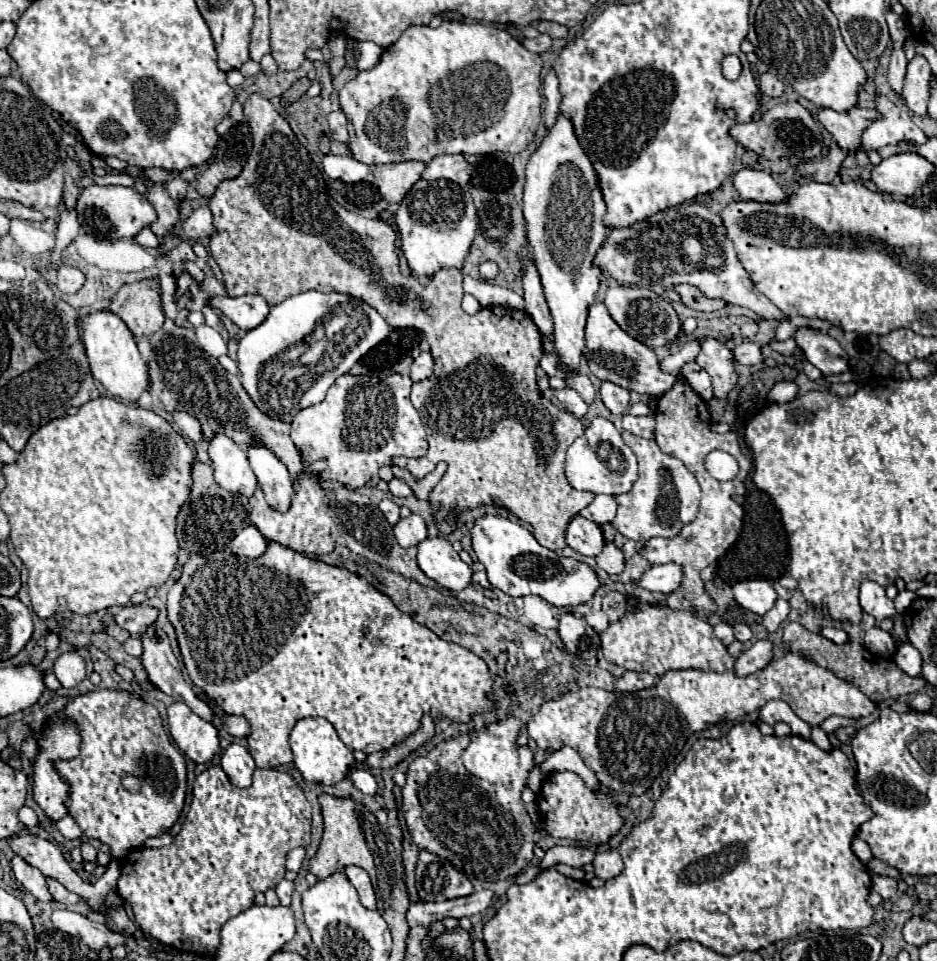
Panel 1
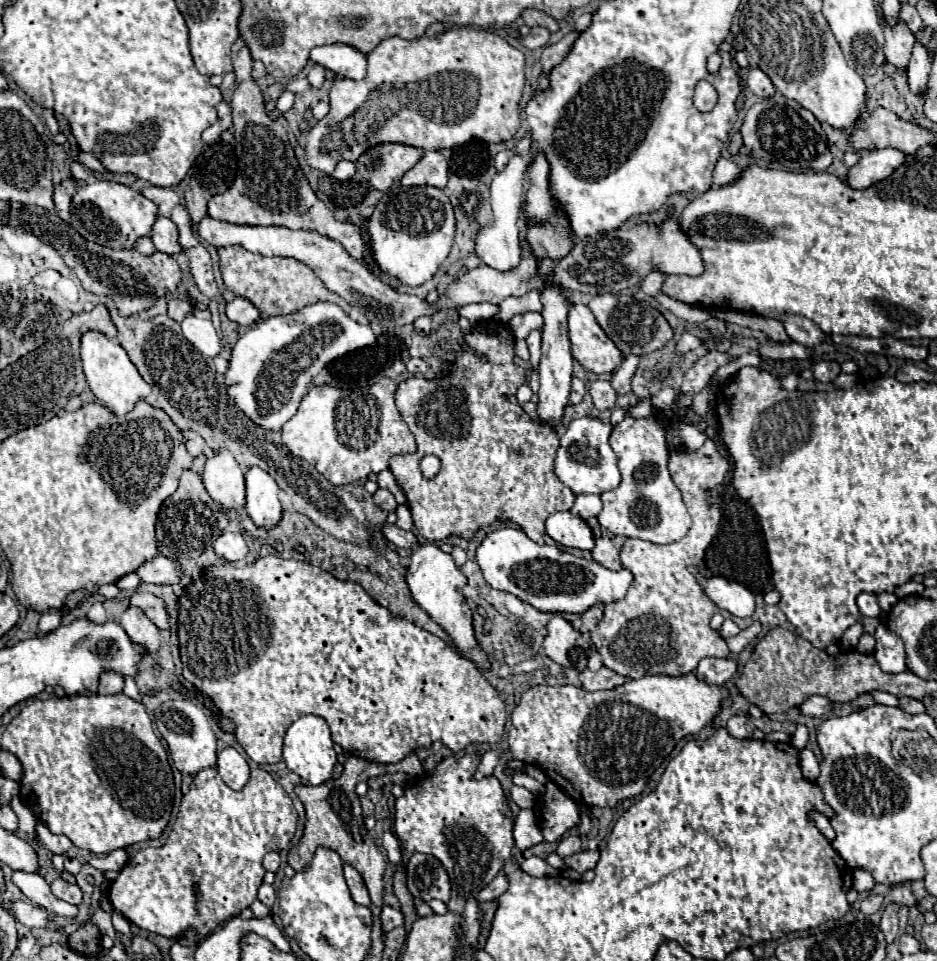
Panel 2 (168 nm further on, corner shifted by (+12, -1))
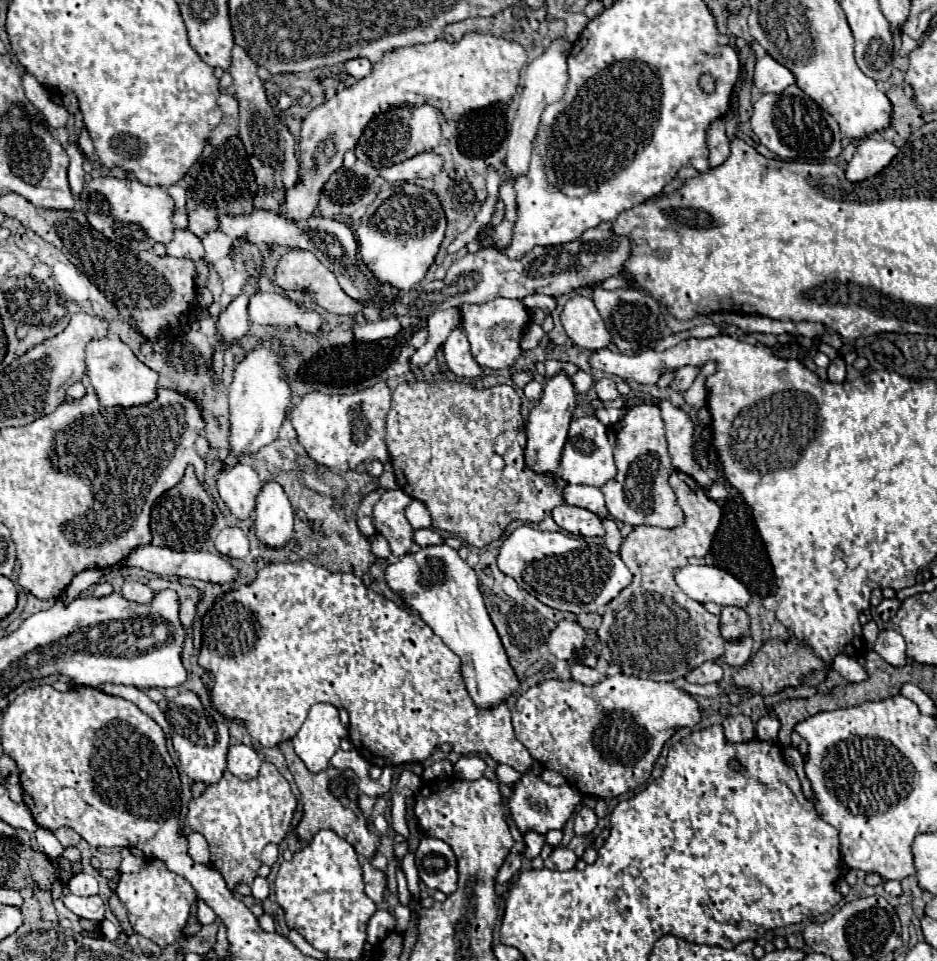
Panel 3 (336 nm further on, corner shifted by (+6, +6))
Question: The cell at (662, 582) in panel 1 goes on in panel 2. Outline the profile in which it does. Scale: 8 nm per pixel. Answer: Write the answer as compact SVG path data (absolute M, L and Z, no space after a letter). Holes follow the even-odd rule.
M512 527L496 529L490 535L486 535L486 539L482 541L482 545L476 551L476 561L484 573L484 579L494 589L508 591L508 593L516 595L518 599L530 603L534 609L544 611L544 613L584 613L592 605L606 605L606 603L624 599L628 587L634 581L634 577L628 569L610 571L604 565L596 563L594 559L586 561L584 557L574 557L572 553L560 549L558 545L538 545L522 529L512 529Z

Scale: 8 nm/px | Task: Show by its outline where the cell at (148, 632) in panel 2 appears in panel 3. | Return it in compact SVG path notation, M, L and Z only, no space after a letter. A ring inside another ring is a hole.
M126 580L122 586L122 596L130 602L138 602L138 604L150 604L150 600L154 598L152 590L146 584L140 582L130 582Z

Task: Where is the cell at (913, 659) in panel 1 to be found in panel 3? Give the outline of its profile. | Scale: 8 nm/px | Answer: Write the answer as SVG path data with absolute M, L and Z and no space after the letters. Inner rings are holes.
M882 630L874 644L874 650L890 664L902 666L906 664L906 640L896 630Z

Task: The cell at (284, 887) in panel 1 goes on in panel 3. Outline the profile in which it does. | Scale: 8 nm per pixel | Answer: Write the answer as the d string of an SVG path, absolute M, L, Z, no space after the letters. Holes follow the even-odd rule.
M256 878L254 880L254 884L252 884L252 896L256 898L256 900L266 900L268 896L270 896L270 884L268 884L268 880L266 878Z

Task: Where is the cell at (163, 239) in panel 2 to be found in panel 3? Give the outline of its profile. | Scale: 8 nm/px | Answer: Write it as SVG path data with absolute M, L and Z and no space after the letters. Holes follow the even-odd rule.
M188 228L174 230L174 238L172 238L172 242L166 244L166 252L176 258L190 258L190 260L204 258L204 248L202 248L200 238L196 234L192 234Z

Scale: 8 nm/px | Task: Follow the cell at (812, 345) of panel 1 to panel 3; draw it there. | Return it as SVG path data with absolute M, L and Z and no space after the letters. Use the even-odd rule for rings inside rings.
M836 356L828 366L828 380L830 382L844 382L844 376L846 376L846 362L840 356Z

